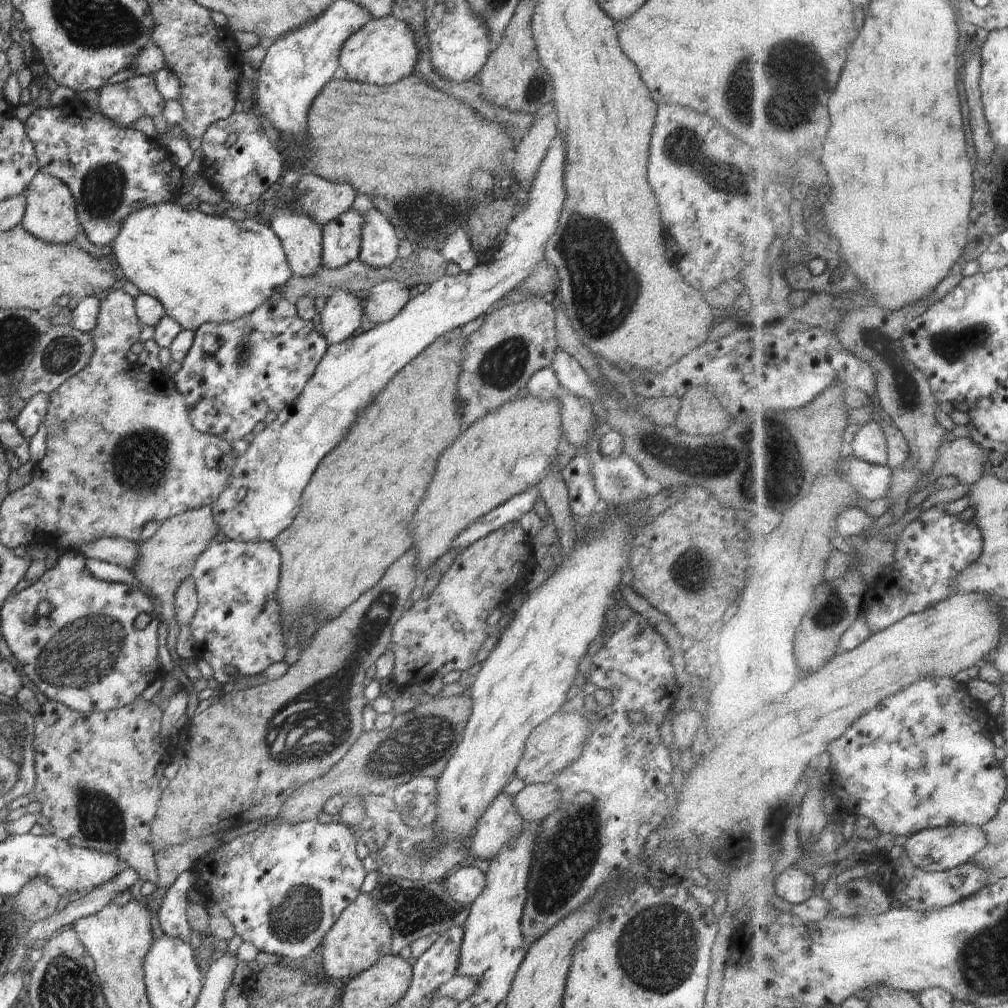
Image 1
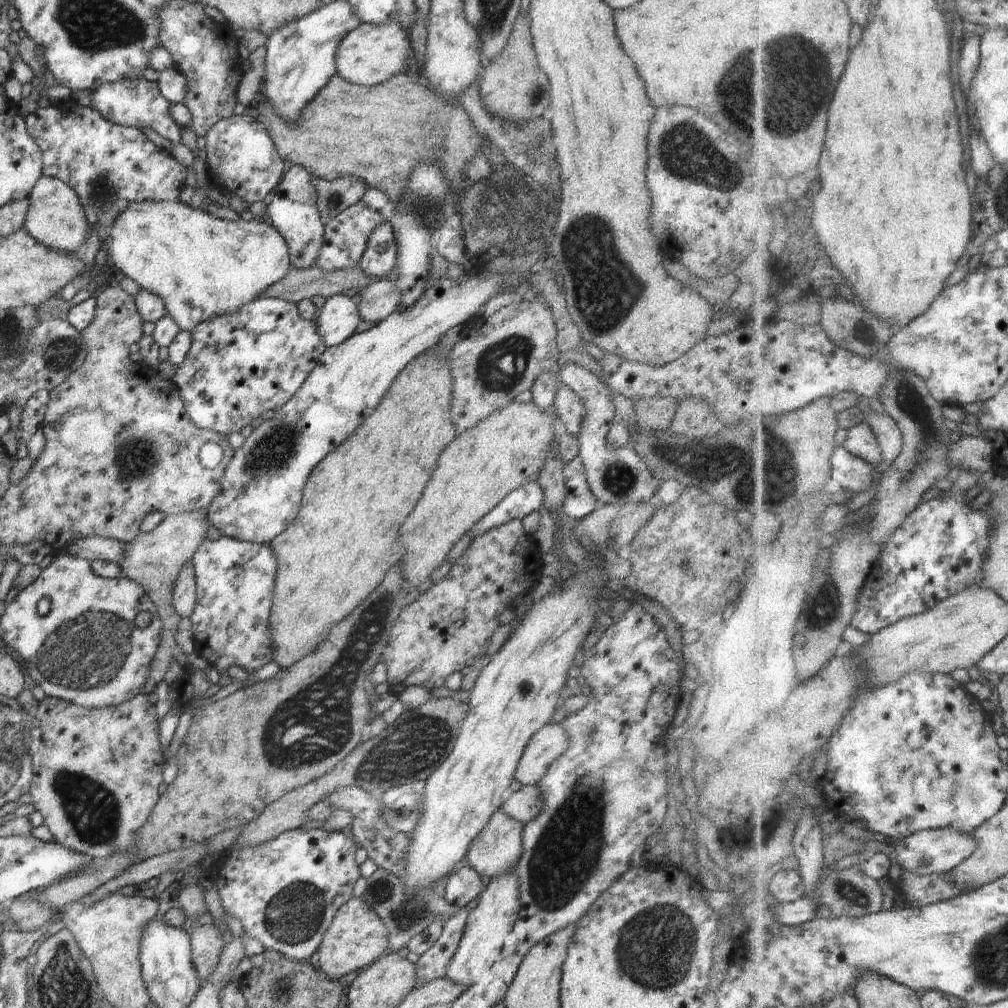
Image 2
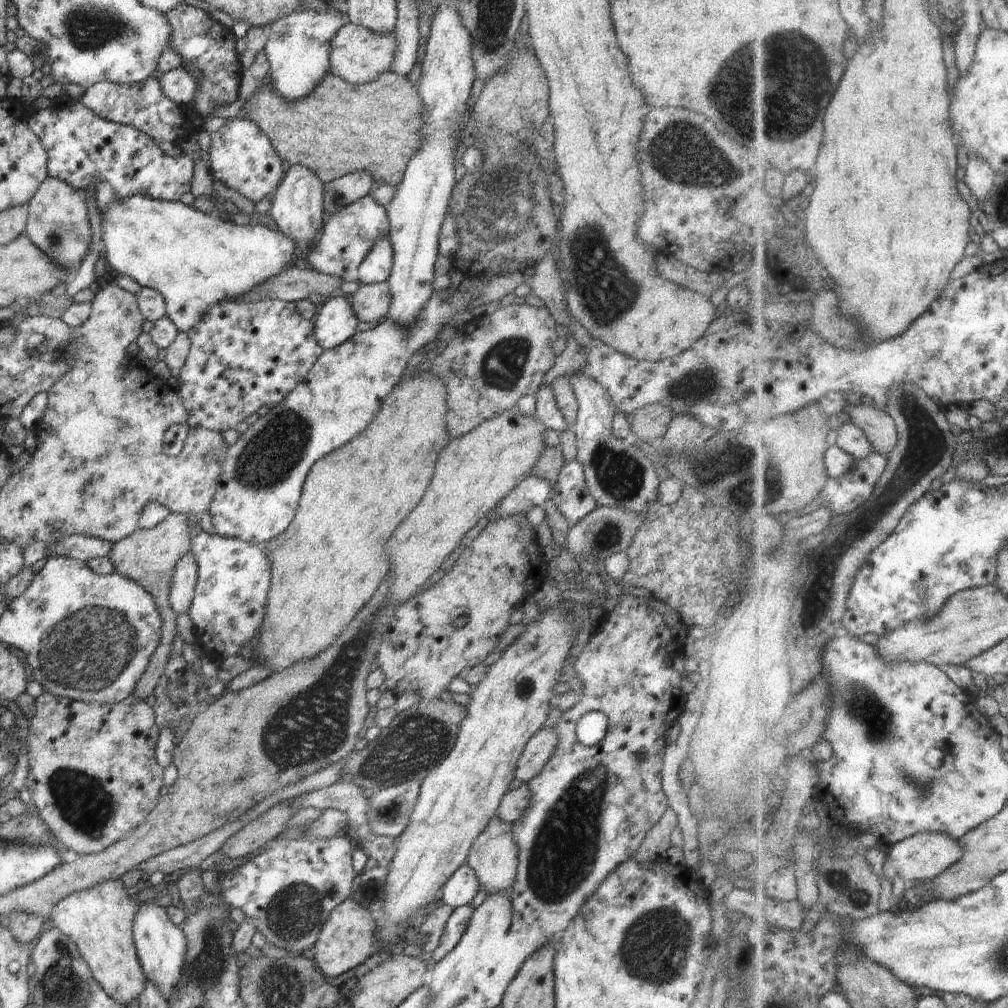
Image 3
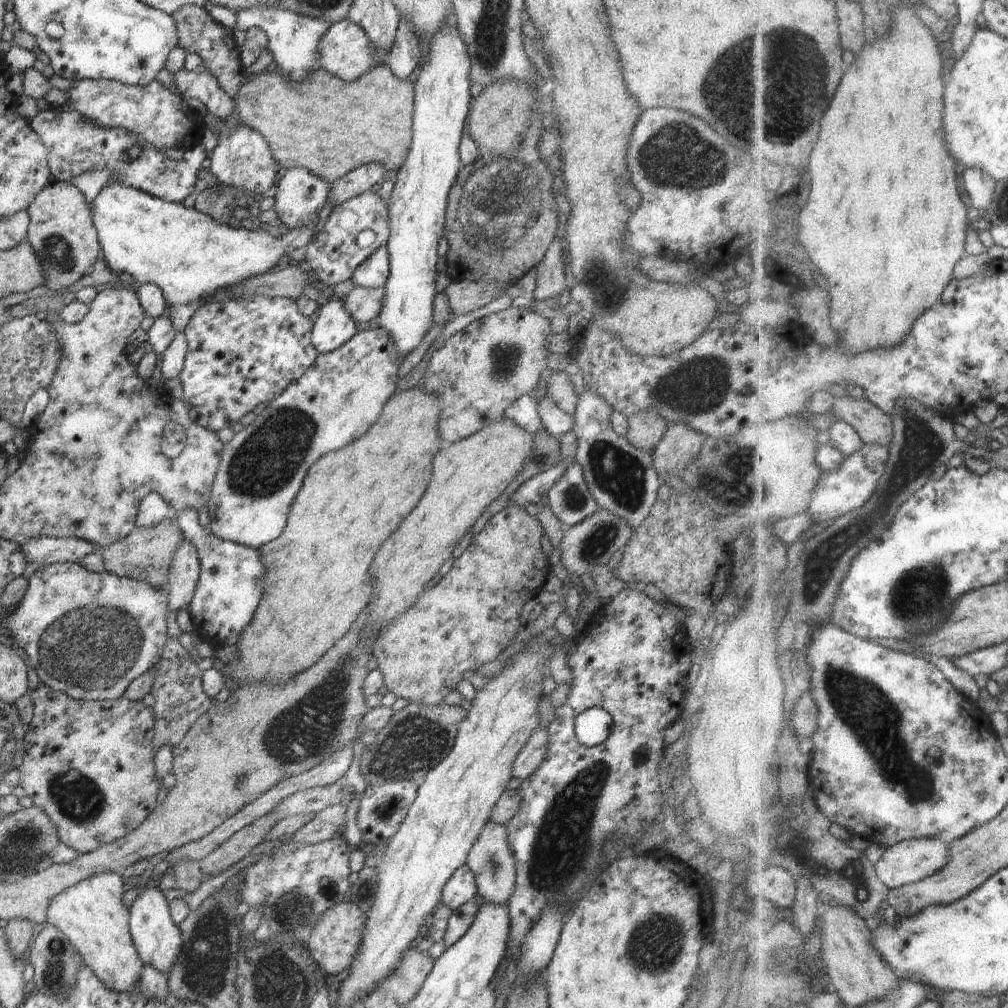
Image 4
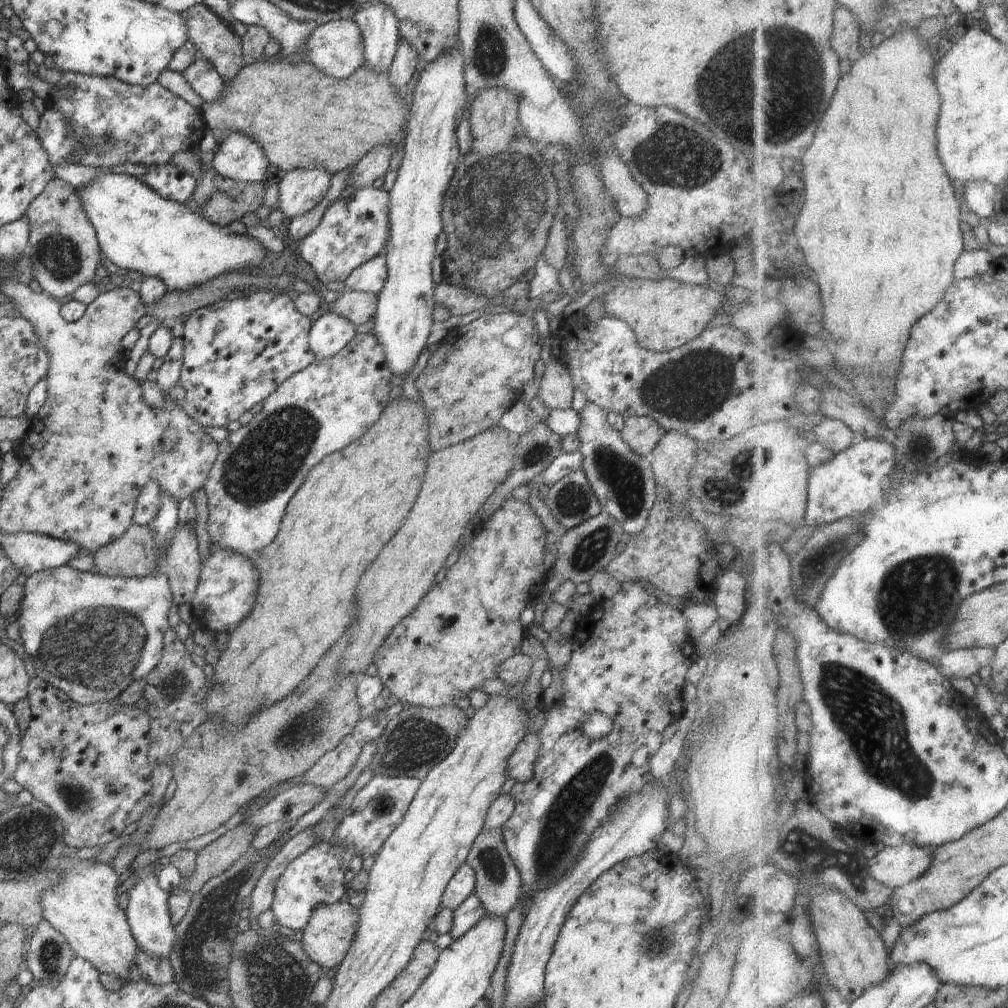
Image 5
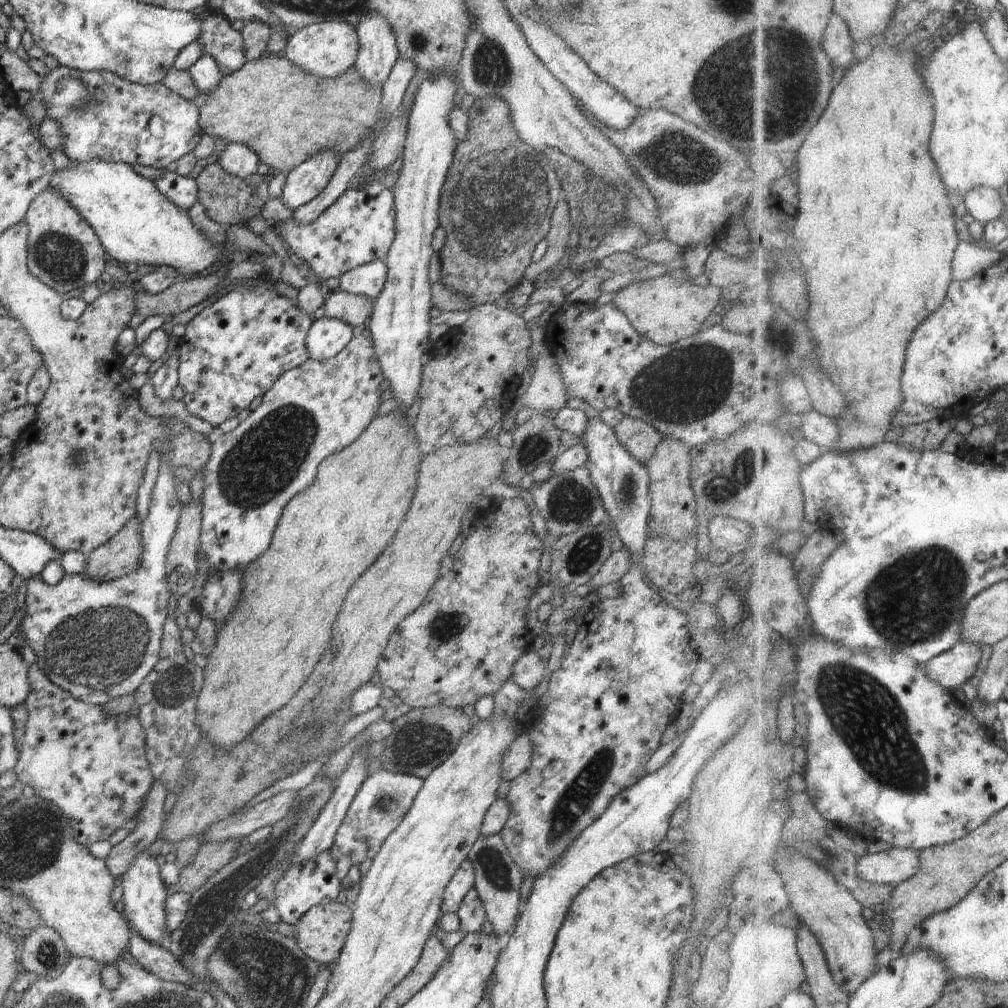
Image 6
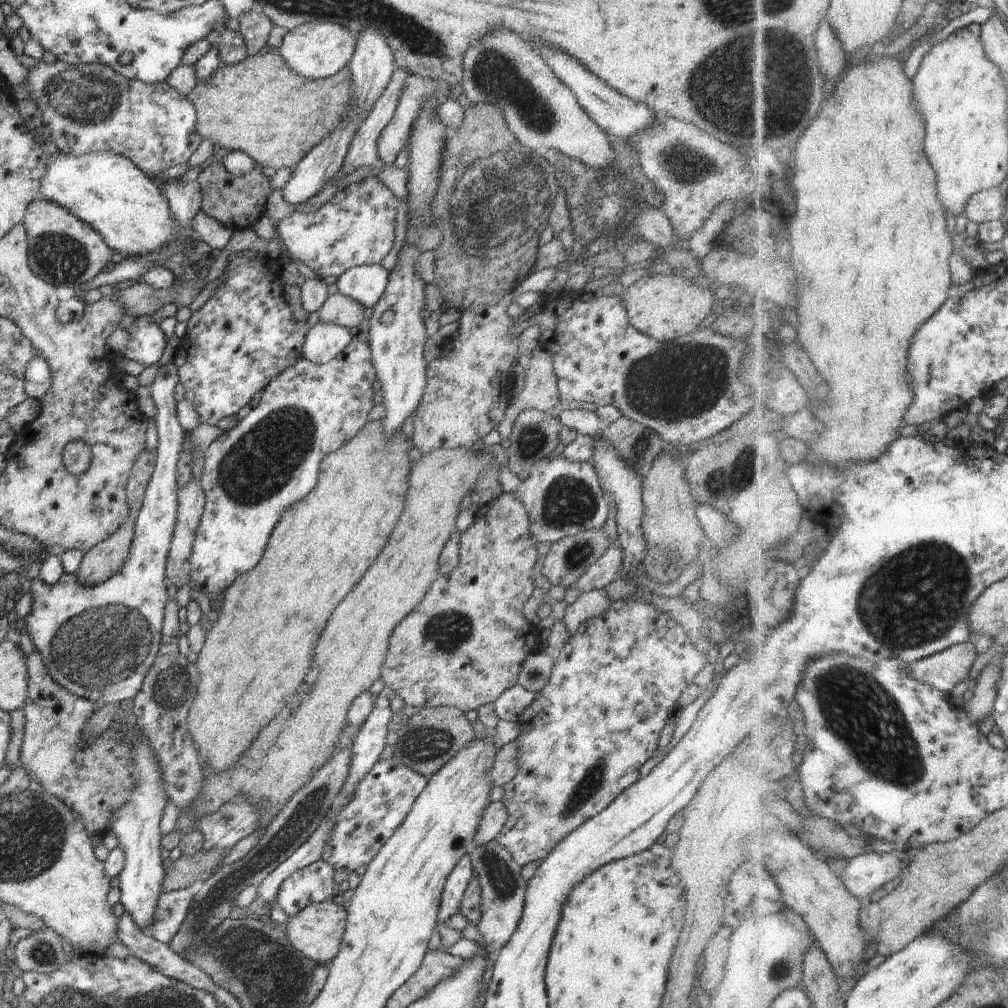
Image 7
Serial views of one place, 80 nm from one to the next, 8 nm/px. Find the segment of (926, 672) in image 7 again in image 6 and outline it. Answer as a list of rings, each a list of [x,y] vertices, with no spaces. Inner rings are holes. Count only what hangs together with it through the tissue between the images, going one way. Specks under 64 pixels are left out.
[[[962,640],[952,650],[942,653],[926,666],[927,671],[945,687],[951,689],[963,686],[978,672],[978,664],[982,662],[980,644],[967,643]]]

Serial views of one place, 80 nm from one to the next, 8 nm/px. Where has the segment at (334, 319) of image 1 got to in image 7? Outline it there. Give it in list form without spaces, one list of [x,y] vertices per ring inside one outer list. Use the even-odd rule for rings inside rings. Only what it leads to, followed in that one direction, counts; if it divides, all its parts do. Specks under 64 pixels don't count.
[[[313,320],[302,346],[303,356],[316,364],[330,362],[351,343],[352,339],[349,328]]]

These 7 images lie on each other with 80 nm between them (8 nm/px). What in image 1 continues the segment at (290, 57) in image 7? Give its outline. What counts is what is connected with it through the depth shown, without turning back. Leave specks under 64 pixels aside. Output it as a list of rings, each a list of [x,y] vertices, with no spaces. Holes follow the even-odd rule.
[[[393,15],[370,19],[343,44],[339,56],[340,75],[369,85],[391,85],[416,71],[419,50],[407,22]]]

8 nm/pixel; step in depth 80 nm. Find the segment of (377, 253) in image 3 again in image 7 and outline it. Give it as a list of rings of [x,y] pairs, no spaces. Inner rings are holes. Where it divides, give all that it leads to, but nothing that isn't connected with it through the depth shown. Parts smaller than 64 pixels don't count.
[[[380,263],[355,266],[338,277],[336,288],[362,303],[366,309],[372,309],[385,291],[388,275],[389,272]]]

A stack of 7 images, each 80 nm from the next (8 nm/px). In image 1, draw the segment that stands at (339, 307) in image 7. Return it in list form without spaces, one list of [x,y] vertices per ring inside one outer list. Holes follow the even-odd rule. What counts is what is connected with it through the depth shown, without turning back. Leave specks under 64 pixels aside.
[[[395,280],[381,282],[369,291],[363,301],[364,312],[377,325],[392,320],[410,300],[409,288]]]

